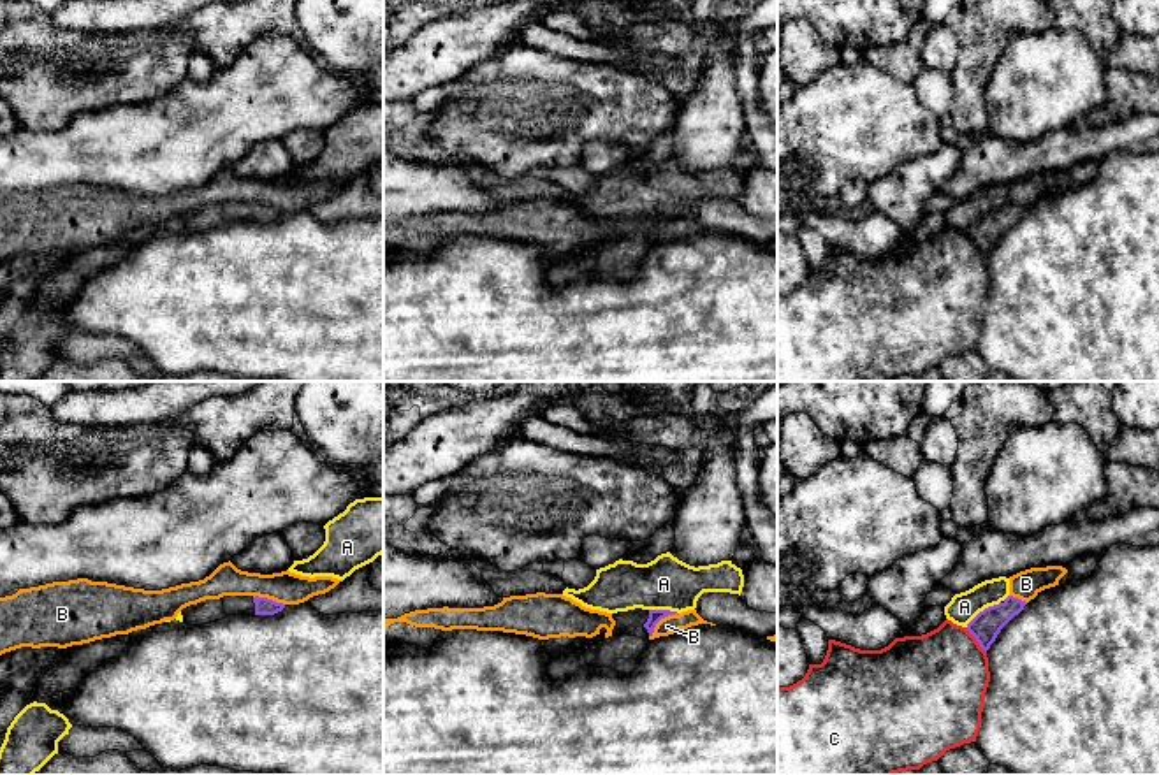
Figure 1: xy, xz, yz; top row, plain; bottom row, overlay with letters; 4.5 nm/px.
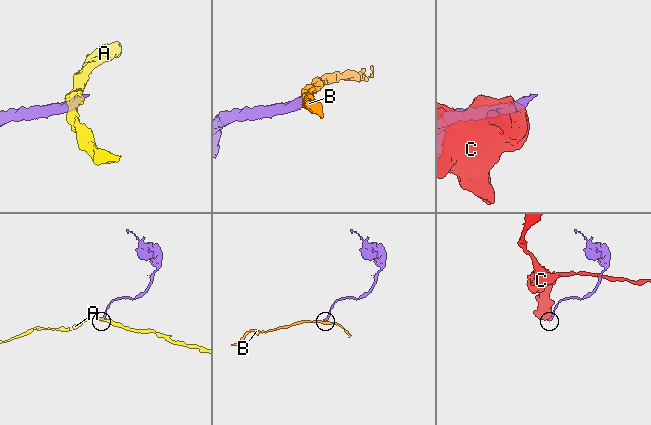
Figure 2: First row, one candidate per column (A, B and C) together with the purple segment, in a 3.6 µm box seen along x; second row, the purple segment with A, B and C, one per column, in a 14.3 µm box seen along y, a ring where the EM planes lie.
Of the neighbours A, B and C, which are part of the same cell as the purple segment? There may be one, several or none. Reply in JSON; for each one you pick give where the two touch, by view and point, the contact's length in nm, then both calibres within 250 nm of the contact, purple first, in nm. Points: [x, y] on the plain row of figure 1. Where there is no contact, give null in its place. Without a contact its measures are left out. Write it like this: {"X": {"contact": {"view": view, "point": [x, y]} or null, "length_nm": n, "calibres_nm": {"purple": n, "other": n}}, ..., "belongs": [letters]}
{"belongs": []}

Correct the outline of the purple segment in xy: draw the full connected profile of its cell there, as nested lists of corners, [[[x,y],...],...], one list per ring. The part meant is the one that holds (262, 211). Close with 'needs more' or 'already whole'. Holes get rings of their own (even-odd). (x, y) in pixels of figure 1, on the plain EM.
[[[223,202],[220,206],[206,206],[197,211],[190,211],[181,216],[183,228],[192,232],[204,232],[215,227],[222,227],[229,221],[274,221],[285,214],[283,209],[276,209],[259,202]]] | needs more

